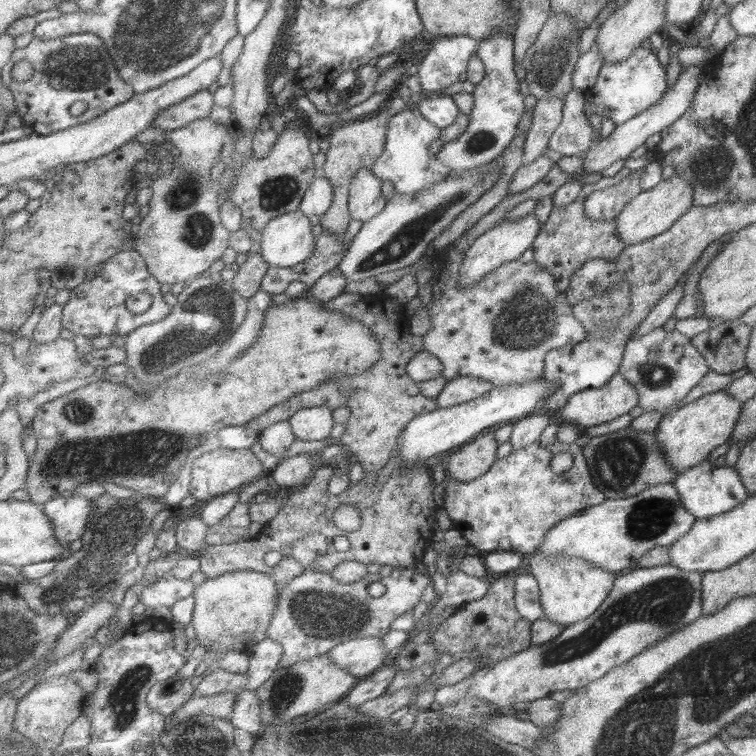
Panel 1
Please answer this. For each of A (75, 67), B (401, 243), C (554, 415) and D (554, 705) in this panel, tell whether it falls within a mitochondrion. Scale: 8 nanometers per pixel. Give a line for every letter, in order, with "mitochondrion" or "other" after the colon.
A: mitochondrion
B: mitochondrion
C: other
D: other

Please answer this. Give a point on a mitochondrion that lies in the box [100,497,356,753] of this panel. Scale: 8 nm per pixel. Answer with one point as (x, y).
(124, 699)

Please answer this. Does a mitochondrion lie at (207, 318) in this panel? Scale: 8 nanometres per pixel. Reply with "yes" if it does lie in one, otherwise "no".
yes

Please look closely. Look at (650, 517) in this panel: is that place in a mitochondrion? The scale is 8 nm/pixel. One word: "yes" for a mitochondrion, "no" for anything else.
yes

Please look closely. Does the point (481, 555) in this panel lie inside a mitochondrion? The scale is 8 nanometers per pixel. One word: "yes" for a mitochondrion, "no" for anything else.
no

